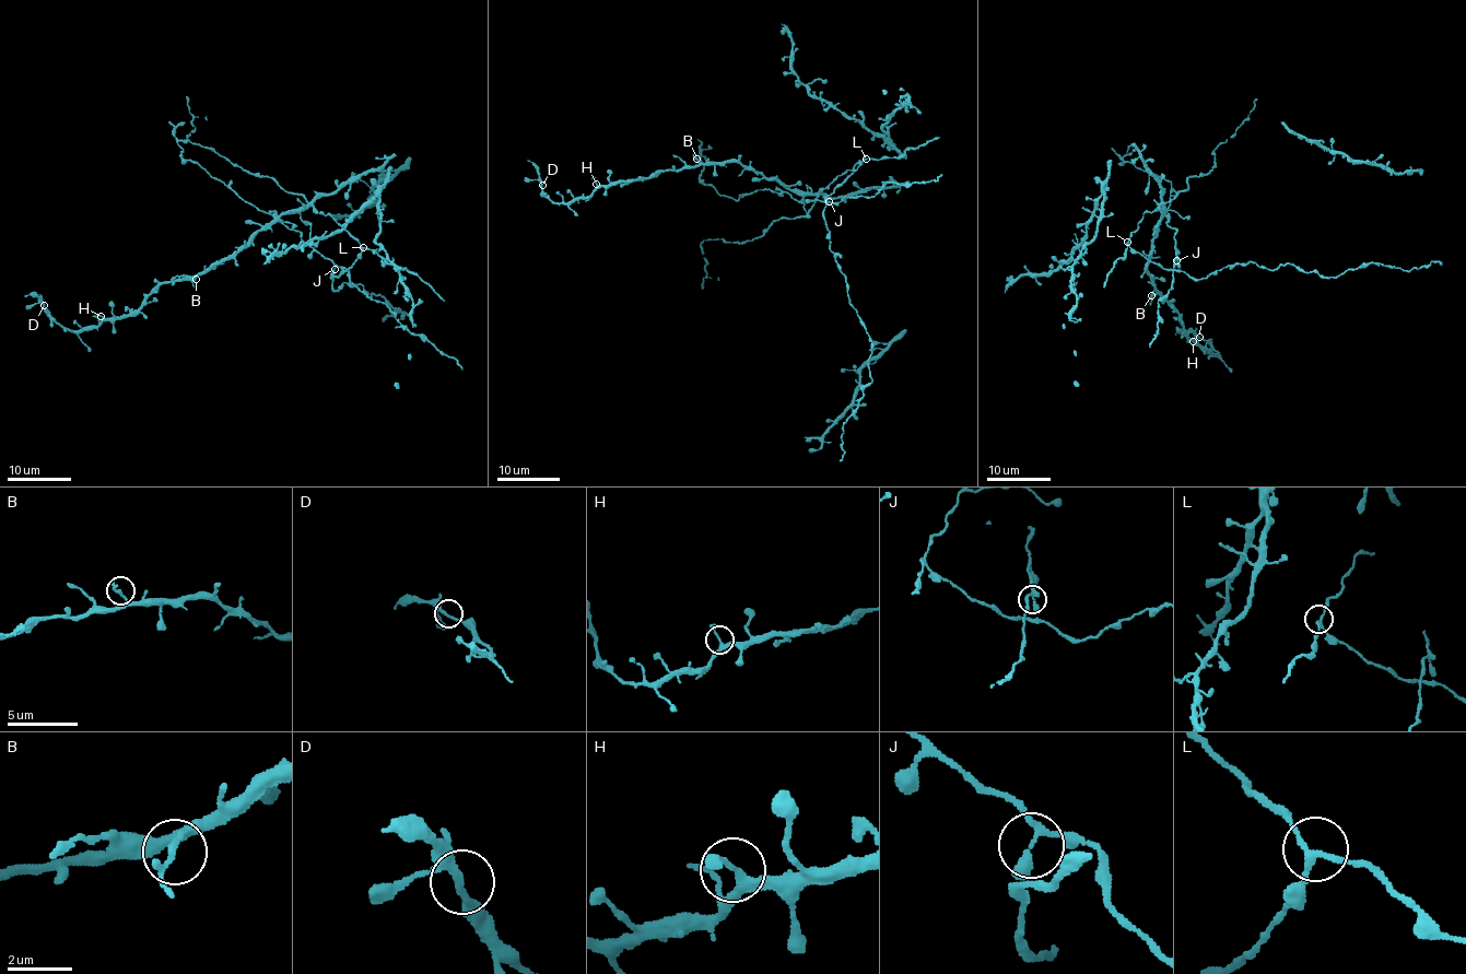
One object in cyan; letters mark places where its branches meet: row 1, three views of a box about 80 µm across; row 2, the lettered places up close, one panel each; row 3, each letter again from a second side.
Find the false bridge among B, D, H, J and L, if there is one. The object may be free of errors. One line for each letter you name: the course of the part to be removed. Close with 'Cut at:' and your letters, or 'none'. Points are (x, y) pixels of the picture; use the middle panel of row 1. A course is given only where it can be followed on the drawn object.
Cut at: none

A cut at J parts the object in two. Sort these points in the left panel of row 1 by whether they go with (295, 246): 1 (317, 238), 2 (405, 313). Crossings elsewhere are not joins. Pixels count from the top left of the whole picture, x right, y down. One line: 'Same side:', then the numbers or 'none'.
Same side: 1, 2

